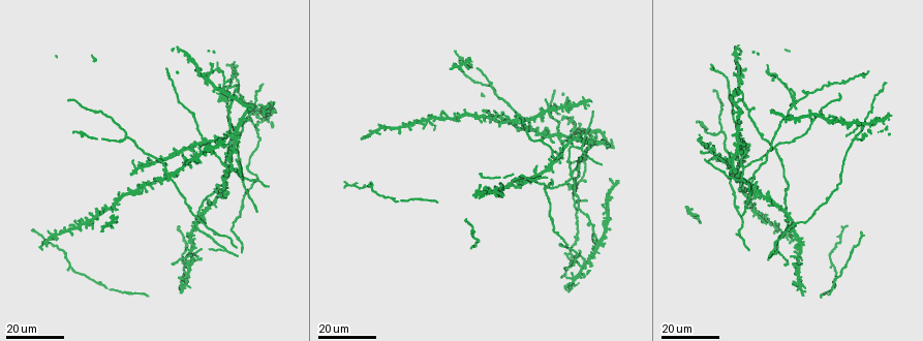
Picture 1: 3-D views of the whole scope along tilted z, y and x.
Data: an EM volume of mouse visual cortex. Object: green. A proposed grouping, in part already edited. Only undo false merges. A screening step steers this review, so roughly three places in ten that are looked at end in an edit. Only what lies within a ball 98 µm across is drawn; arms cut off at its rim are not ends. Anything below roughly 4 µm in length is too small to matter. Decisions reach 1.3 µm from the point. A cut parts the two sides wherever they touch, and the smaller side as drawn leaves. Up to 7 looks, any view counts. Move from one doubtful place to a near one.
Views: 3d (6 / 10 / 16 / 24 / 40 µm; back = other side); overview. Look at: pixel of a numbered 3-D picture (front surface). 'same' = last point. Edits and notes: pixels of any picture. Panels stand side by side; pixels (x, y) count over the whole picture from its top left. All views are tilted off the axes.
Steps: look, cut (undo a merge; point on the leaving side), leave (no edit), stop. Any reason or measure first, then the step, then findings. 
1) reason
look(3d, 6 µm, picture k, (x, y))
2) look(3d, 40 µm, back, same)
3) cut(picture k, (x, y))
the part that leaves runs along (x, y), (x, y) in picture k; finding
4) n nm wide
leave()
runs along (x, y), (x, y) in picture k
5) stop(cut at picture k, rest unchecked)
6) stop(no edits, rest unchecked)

four-way junction
look(3d, 16 µm, picture 1, (519, 114))

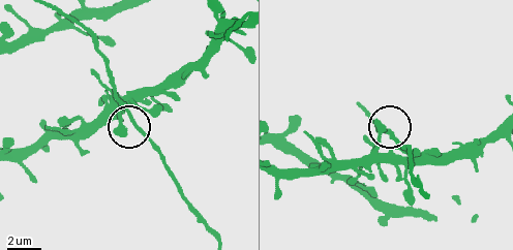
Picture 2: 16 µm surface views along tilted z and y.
look(3d, 6 µm, picture 2, (132, 124))

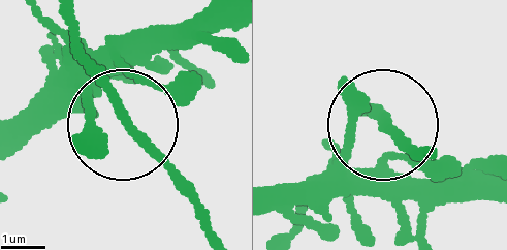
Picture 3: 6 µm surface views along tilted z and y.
look(3d, 6 µm, back, picture 3, (128, 125))

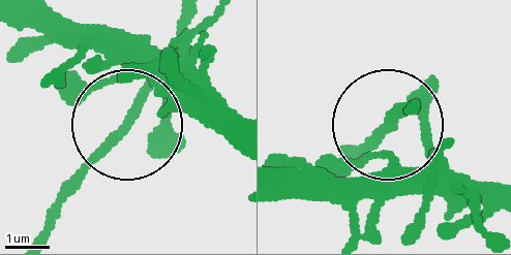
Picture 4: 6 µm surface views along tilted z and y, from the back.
230 nm wide
leave()
continuous, no second neuron

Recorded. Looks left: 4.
four or more arms meet
look(3d, 24 µm, picture 1, (793, 102))

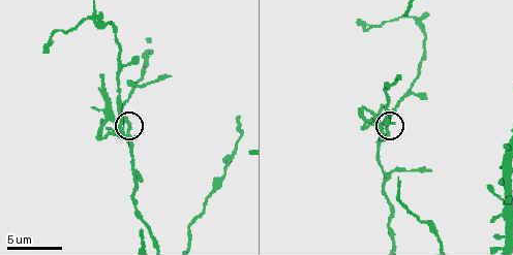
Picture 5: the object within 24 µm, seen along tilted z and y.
look(3d, 6 µm, picture 5, (122, 129))

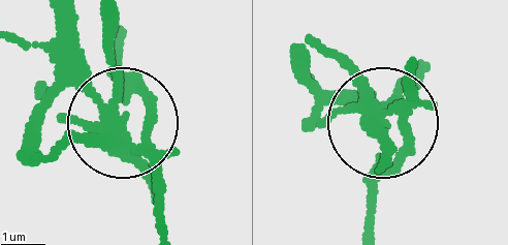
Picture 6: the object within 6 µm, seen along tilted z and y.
side arm 25 µm
cut(picture 6, (106, 105))
the part that leaves runs along (149, 155), (123, 143), (114, 120), (107, 10) in picture 6; two neurons meet here

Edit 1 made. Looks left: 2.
look(3d, 16 µm, picture 1, (534, 181))

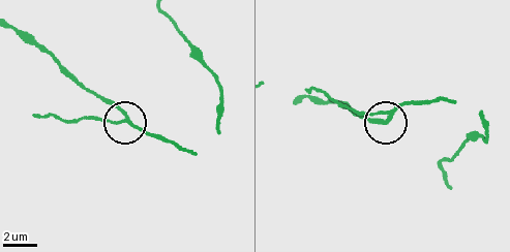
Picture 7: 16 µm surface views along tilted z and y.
look(3d, 6 µm, picture 7, (388, 112))

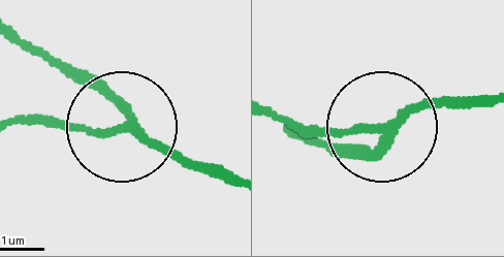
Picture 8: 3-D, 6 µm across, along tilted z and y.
side arm 12 µm
leave()
runs along (12, 34), (91, 79), (121, 122), (19, 124) in picture 8; all the same neuron

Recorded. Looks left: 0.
stop(cut at picture 6, rest unchecked)

